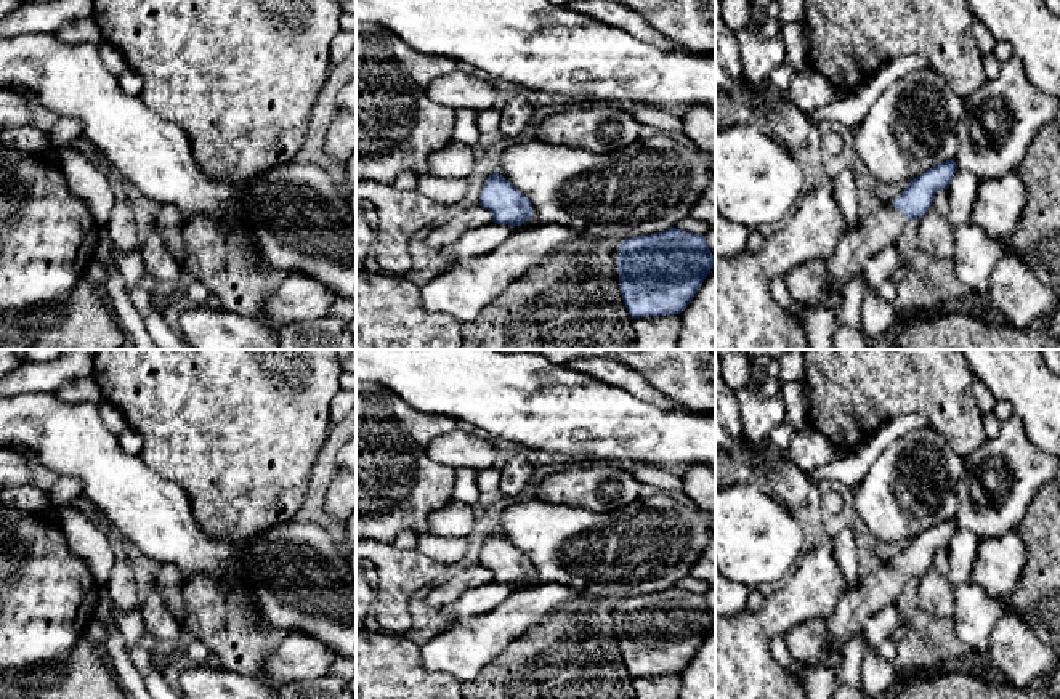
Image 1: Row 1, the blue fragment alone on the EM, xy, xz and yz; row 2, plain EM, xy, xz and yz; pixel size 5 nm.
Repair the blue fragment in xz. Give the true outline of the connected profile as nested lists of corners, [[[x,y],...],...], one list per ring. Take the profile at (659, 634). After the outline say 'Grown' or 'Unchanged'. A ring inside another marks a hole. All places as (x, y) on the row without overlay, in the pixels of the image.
[[[672,587],[619,603],[619,649],[632,678],[680,673],[715,625],[706,596]]]. Unchanged

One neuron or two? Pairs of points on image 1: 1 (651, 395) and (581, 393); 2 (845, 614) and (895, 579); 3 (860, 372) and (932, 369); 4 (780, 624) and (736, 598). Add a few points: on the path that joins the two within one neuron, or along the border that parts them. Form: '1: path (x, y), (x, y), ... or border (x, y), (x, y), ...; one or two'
1: border (598, 380), (618, 385), (643, 400), (669, 408); two
2: path (858, 603), (882, 587); one
3: path (877, 371), (914, 371); one
4: border (746, 608), (732, 616); two

